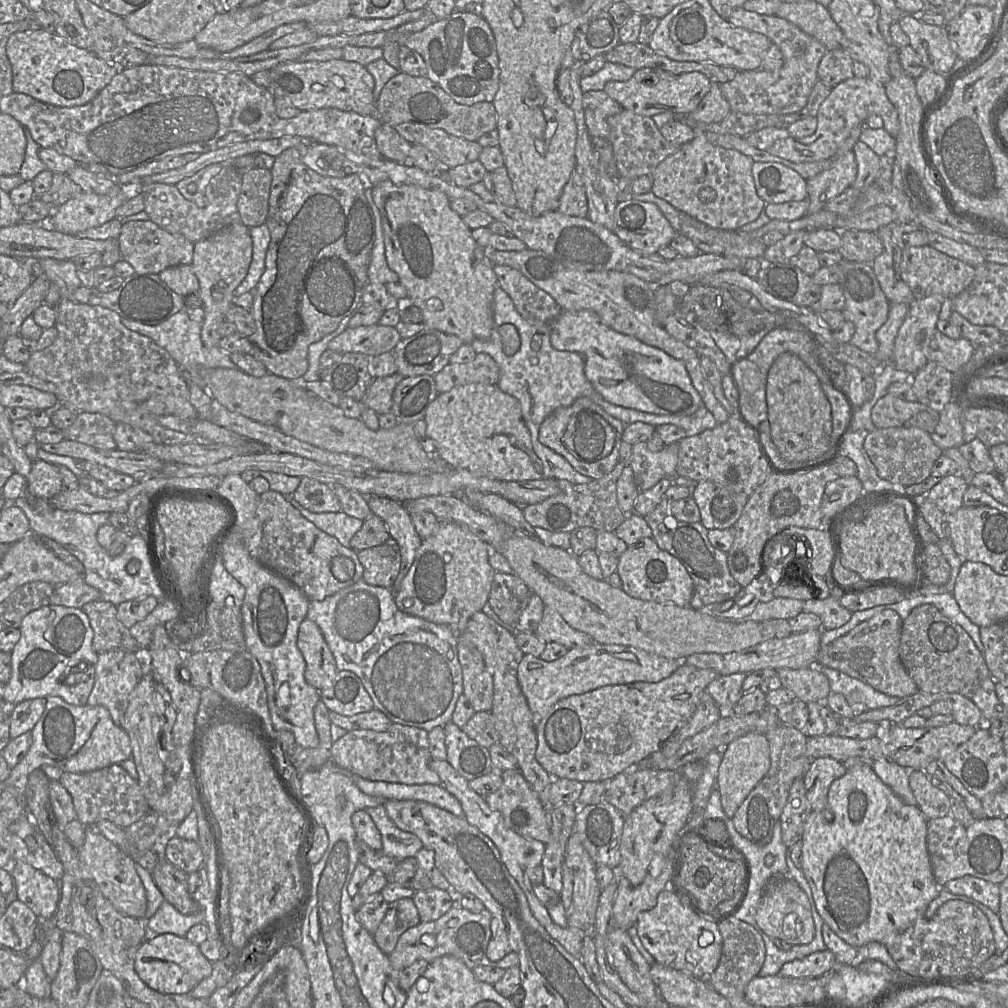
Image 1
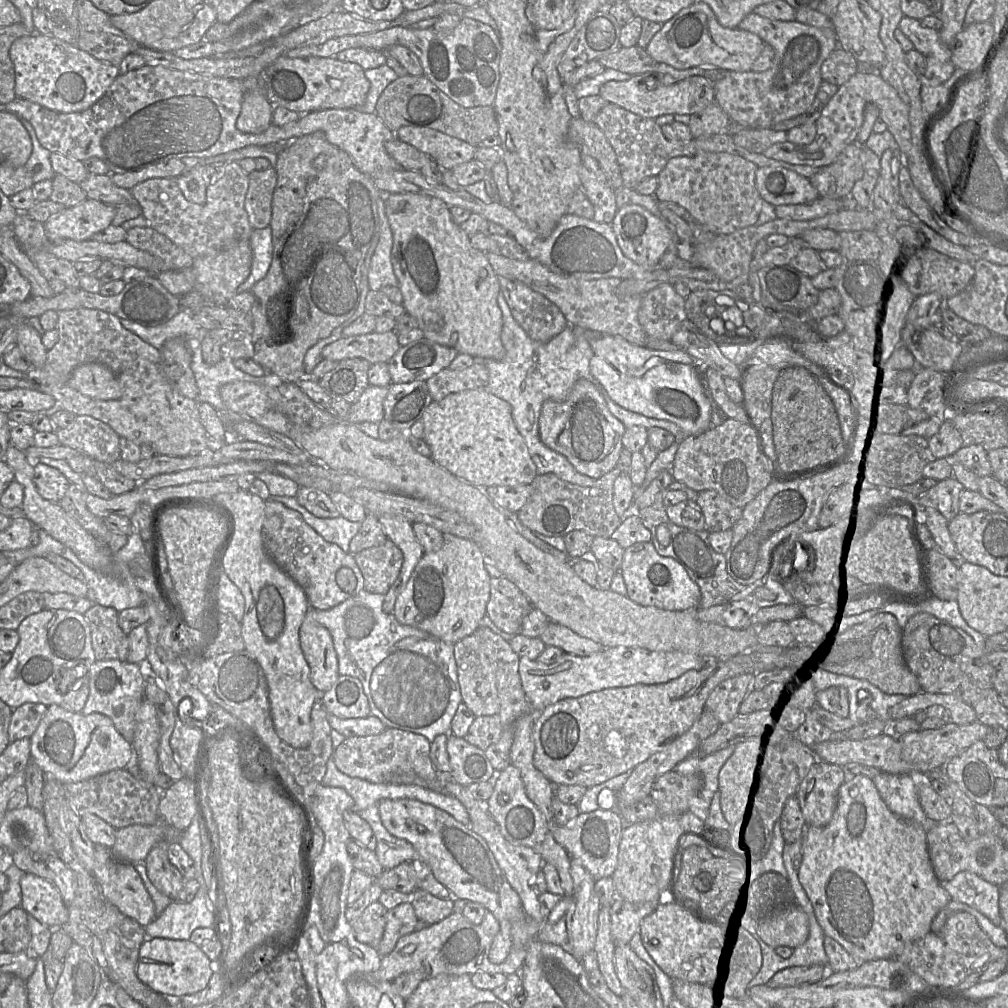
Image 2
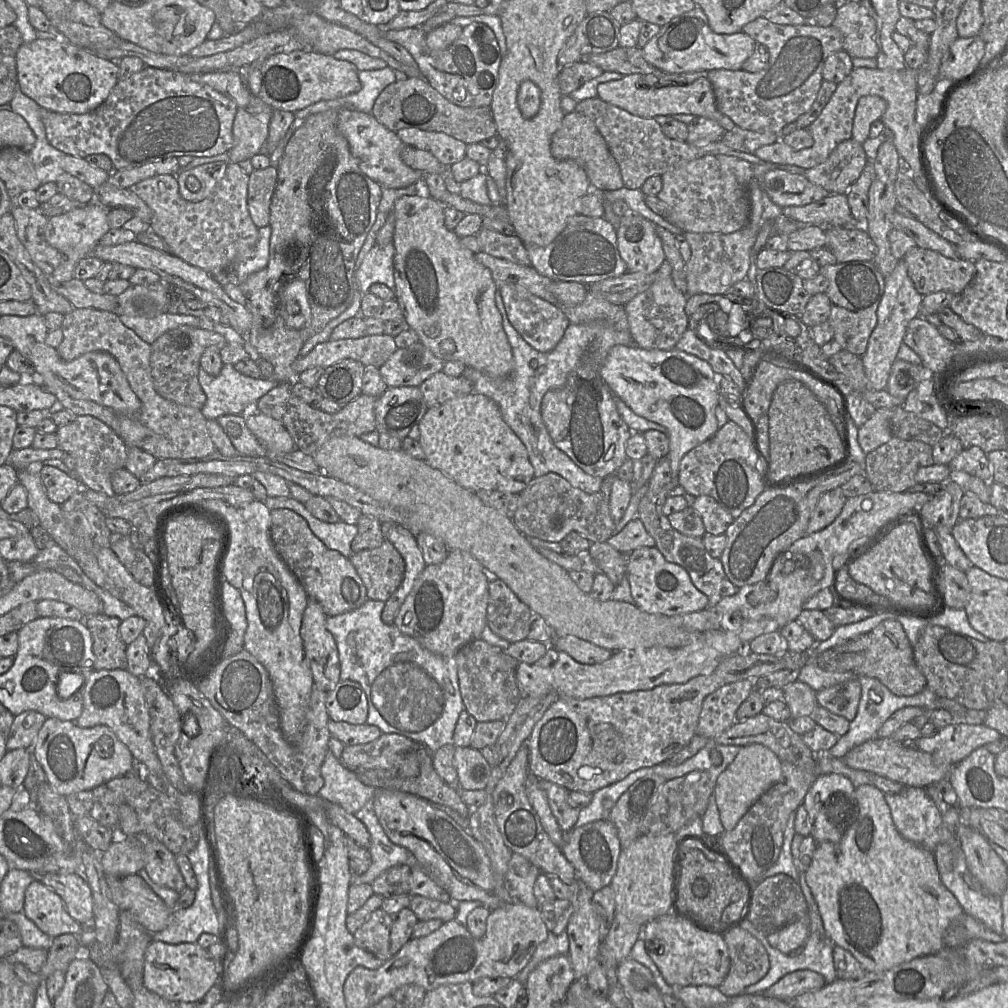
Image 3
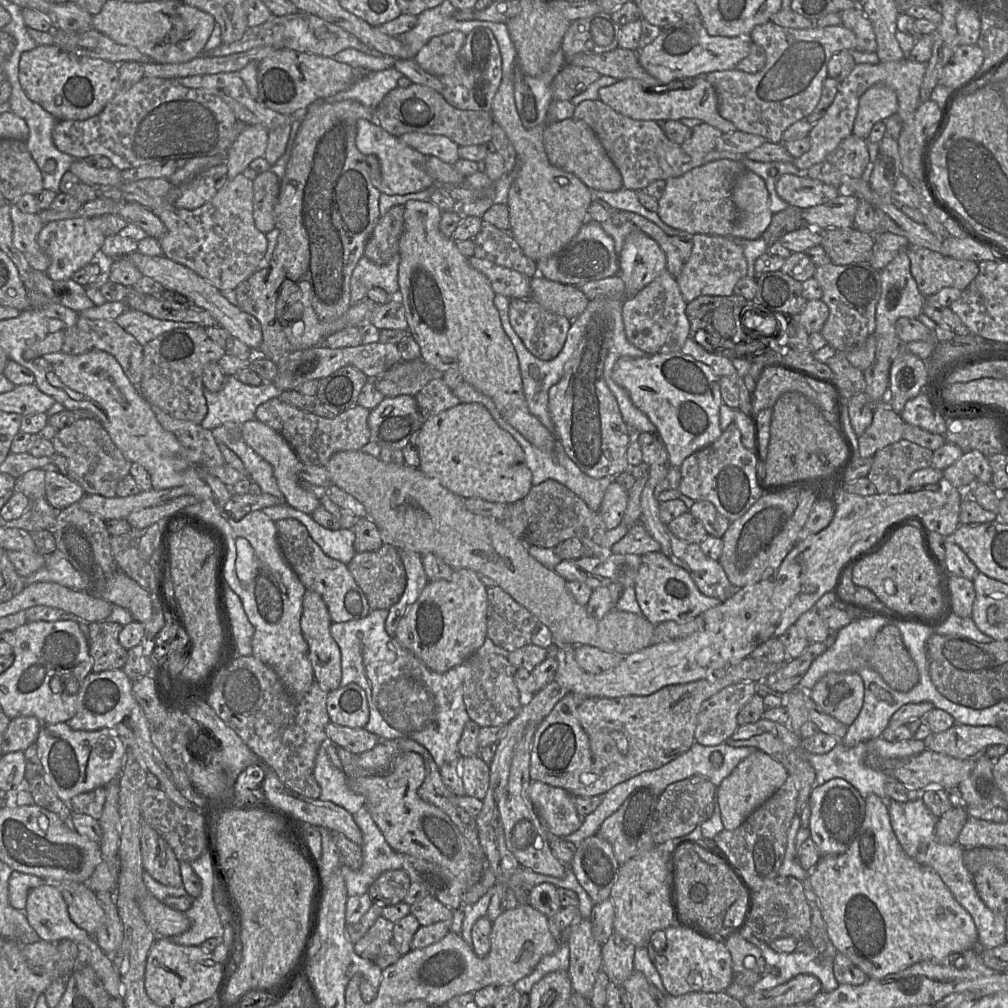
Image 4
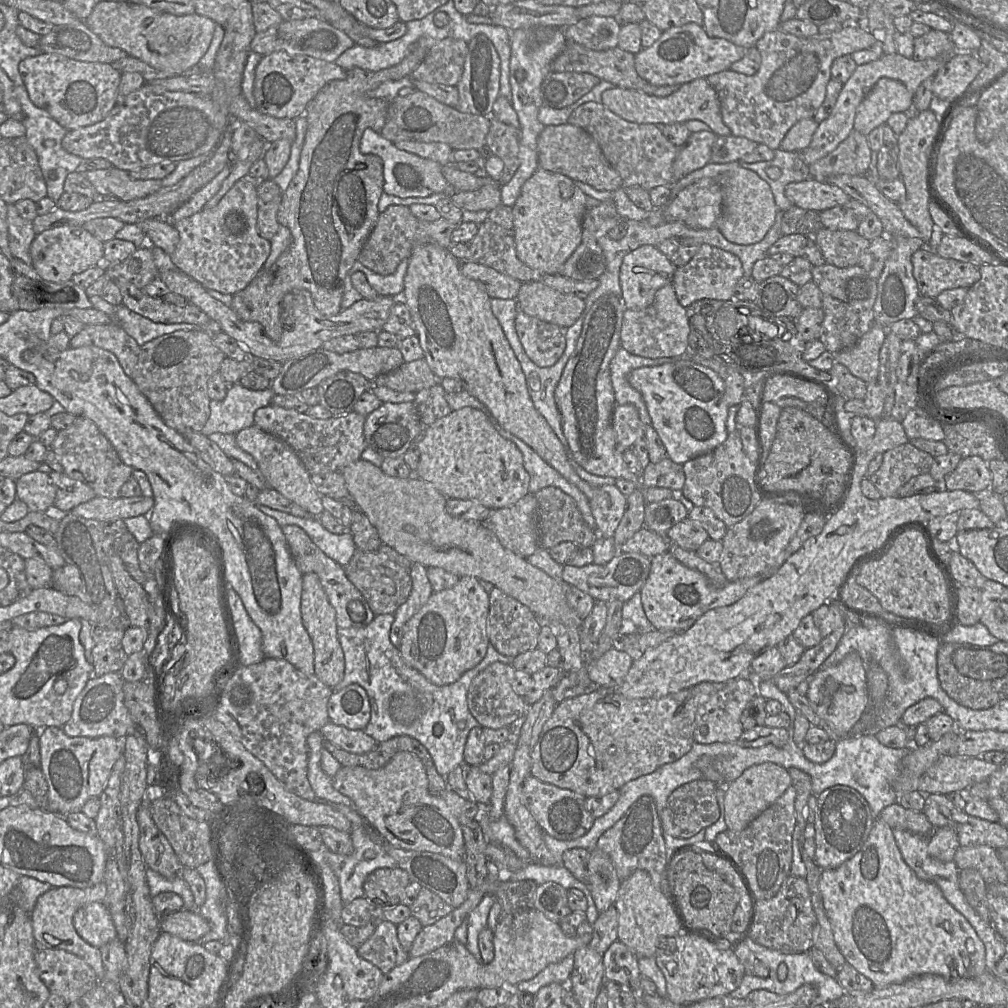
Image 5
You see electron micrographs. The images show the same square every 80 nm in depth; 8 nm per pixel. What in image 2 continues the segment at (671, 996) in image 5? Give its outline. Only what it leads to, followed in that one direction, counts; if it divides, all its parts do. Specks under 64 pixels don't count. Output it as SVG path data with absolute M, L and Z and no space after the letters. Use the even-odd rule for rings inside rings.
M667 891L660 894L660 904L640 924L644 948L672 980L709 984L724 963L724 942L720 928L698 921L682 907L666 902Z

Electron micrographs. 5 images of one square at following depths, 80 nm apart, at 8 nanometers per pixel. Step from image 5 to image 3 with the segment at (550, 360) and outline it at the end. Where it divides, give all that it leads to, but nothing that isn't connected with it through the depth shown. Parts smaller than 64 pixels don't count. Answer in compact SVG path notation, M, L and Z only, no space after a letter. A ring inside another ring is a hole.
M506 283L499 287L504 307L511 325L520 336L535 350L550 352L562 339L570 324L566 315L555 305L533 295L525 287L515 283Z

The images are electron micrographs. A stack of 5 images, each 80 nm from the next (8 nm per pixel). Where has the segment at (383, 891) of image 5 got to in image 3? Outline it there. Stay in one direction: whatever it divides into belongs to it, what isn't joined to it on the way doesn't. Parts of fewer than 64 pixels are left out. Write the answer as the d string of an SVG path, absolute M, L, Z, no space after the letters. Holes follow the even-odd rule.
M412 863L396 865L385 870L372 883L373 893L382 898L409 894L411 889Z

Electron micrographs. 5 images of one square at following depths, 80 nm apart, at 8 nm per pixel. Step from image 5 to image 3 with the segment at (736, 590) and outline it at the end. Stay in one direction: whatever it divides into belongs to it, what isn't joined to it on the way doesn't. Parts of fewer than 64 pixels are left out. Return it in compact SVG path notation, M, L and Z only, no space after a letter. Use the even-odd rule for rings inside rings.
M640 547L629 553L626 577L636 606L649 614L677 616L708 606L708 597L693 585L688 572L668 562L656 547Z

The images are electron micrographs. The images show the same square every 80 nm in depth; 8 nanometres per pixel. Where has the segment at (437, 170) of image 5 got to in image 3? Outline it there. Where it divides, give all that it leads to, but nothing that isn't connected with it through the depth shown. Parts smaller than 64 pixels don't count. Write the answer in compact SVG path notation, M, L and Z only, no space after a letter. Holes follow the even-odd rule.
M340 109L337 129L348 141L350 152L358 159L361 171L381 188L406 188L422 180L423 173L407 166L400 157L401 150L408 145L404 144L395 132L380 124L372 114Z

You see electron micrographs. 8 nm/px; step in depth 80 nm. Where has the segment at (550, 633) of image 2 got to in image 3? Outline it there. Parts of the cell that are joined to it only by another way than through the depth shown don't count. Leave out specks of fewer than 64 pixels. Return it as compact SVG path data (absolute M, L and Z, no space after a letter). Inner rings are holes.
M570 635L555 636L550 647L565 652L578 663L586 665L603 663L613 654L605 648Z

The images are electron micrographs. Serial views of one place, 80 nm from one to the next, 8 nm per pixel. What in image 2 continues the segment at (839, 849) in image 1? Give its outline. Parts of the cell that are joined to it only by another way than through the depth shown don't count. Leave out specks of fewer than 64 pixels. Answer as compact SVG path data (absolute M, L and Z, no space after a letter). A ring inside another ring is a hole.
M855 775L845 781L838 792L837 808L830 823L824 827L806 826L802 837L803 861L799 868L799 880L812 902L816 918L824 934L841 944L859 962L878 959L896 959L906 945L923 938L931 931L936 915L952 900L934 873L927 846L927 831L918 823L902 819L892 813L881 798L874 781L865 775Z

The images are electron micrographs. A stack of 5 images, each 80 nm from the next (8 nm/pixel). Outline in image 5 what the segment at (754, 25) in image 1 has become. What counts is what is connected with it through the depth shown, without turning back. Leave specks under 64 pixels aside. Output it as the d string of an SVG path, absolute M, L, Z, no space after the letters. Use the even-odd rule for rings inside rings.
M848 25L831 35L817 34L808 38L800 38L776 29L765 33L755 46L762 59L756 74L747 76L728 69L708 76L706 80L718 95L721 116L731 135L745 137L757 144L765 144L775 151L779 149L784 136L796 122L814 117L824 101L827 84L832 78L833 61L859 50L878 48L878 42L867 29L862 29L858 25Z

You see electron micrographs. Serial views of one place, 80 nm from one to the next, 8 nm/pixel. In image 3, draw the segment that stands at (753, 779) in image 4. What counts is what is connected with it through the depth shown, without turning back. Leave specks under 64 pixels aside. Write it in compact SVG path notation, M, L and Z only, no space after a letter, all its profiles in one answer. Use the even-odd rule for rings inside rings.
M762 744L742 746L733 762L719 775L714 794L720 813L720 820L726 831L735 828L749 808L782 778L781 760Z

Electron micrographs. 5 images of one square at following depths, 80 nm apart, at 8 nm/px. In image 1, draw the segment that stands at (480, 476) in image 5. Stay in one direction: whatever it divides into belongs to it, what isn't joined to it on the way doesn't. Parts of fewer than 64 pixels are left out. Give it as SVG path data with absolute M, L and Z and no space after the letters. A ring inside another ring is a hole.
M472 383L454 387L448 392L440 393L428 406L423 419L426 423L426 437L432 439L436 445L436 452L434 456L442 459L455 469L467 469L477 476L506 482L536 480L544 477L542 462L533 450L531 436L523 419L520 402L513 396L501 391L497 385Z

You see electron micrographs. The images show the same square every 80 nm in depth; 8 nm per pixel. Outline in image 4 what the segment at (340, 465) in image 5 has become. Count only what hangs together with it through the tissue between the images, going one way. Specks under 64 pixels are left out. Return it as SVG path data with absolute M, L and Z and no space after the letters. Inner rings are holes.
M275 397L258 406L255 418L279 433L304 465L325 467L334 454L361 450L370 442L369 414L370 410L357 404L335 418L327 419L297 409Z

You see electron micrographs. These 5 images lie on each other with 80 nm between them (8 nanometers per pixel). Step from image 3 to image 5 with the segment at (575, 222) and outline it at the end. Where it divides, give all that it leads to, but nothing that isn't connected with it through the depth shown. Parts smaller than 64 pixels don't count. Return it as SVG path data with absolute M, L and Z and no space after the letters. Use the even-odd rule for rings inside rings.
M596 239L582 240L567 259L559 275L578 281L598 279L605 271L606 262Z

